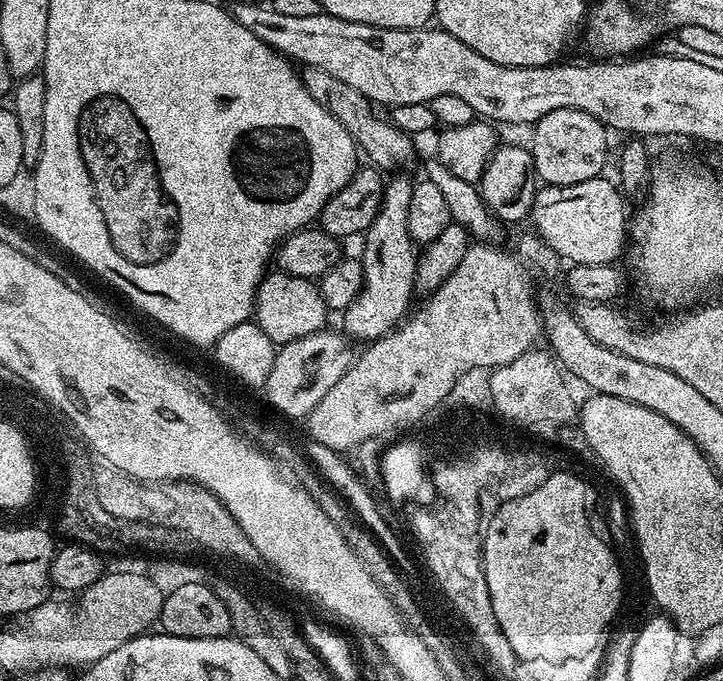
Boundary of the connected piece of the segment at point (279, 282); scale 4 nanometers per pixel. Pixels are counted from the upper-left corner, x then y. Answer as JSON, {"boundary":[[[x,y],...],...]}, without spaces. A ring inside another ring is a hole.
{"boundary":[[[272,270],[256,287],[254,323],[270,338],[273,344],[283,346],[298,338],[321,331],[330,317],[330,309],[324,305],[319,287],[306,278],[291,276],[289,272]]]}

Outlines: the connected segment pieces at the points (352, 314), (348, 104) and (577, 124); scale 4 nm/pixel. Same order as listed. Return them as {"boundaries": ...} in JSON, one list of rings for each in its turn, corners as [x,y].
{"boundaries":[[[[404,176],[389,179],[384,185],[384,197],[380,200],[376,217],[370,222],[367,232],[363,233],[364,256],[361,255],[359,261],[364,267],[364,285],[360,288],[360,293],[352,299],[351,306],[342,313],[345,328],[343,331],[353,341],[380,340],[405,319],[413,303],[418,252],[412,235],[408,233],[412,186],[413,181]]],[[[301,67],[299,74],[306,90],[310,90],[310,98],[314,98],[314,102],[321,104],[348,131],[359,151],[363,155],[365,152],[373,160],[369,161],[377,169],[392,168],[395,164],[404,164],[411,158],[413,137],[401,128],[397,128],[391,119],[379,120],[378,117],[372,116],[372,111],[374,111],[372,101],[367,100],[362,94],[358,94],[358,90],[354,90],[354,86],[346,86],[346,82],[334,78],[334,74],[326,74],[326,70],[317,68]]],[[[552,110],[536,121],[531,132],[530,151],[535,175],[543,179],[545,185],[574,185],[595,180],[603,173],[608,132],[593,115],[582,110]]]]}

